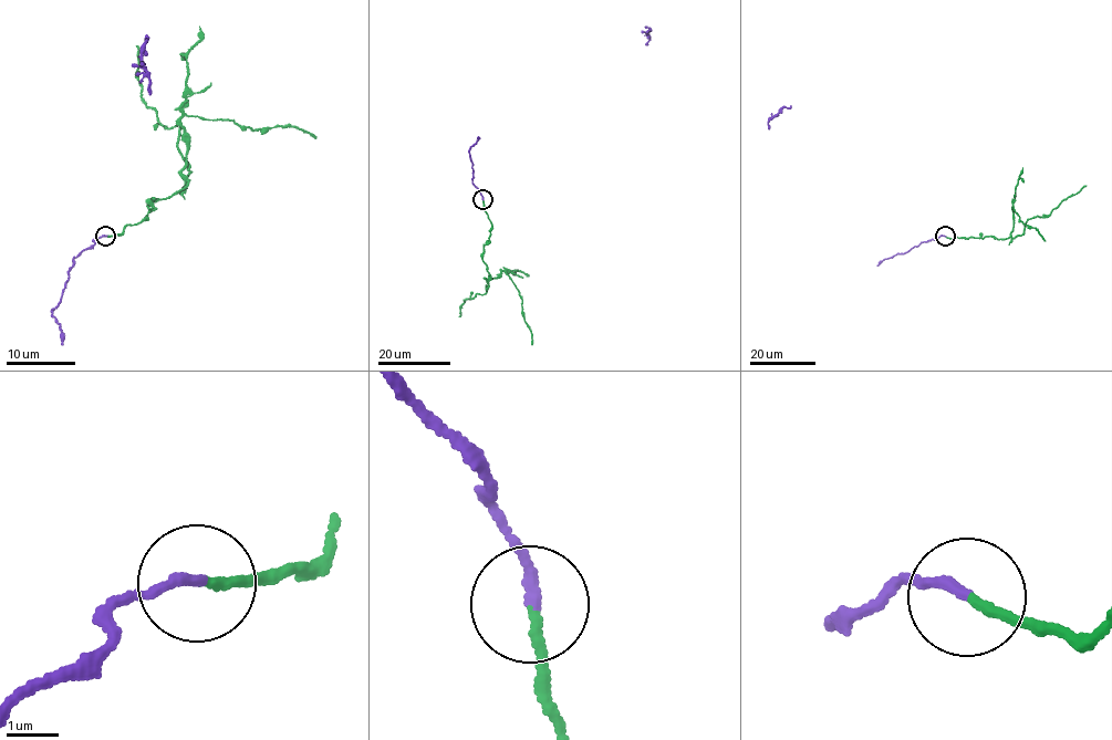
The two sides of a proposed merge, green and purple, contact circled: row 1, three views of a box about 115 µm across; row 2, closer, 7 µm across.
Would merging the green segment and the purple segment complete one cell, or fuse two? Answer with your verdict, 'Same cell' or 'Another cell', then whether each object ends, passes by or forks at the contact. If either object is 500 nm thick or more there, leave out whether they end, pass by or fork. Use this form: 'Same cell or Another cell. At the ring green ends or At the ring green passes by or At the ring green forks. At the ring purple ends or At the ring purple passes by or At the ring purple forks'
Another cell. At the ring green ends. At the ring purple ends

